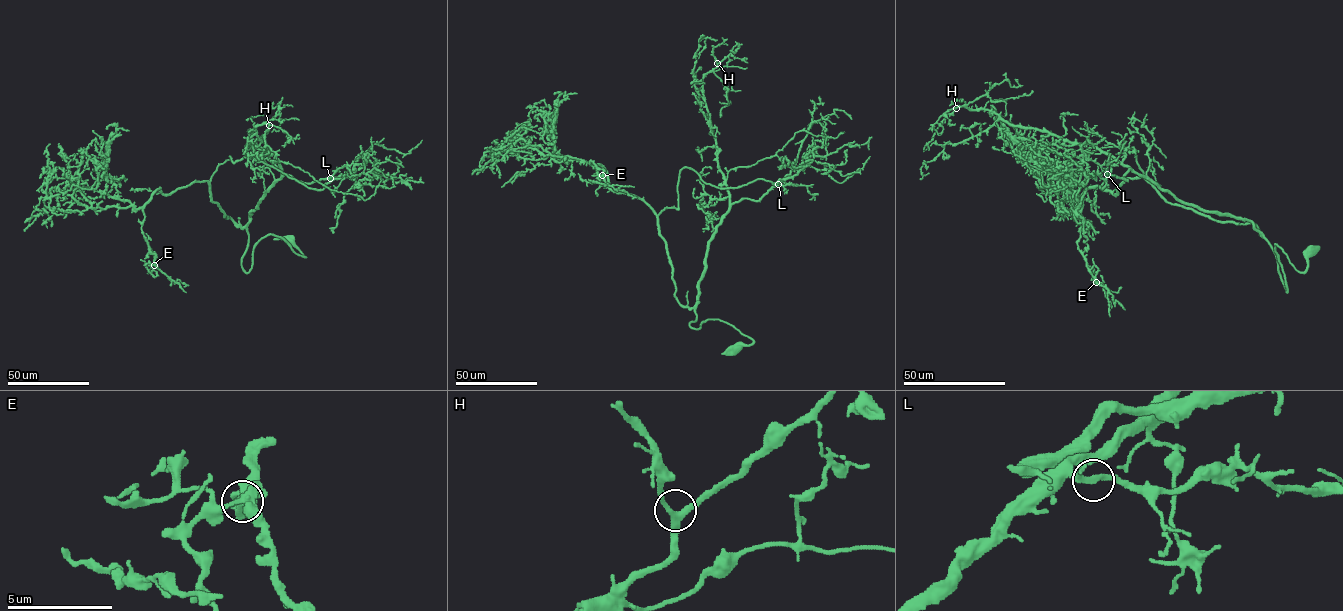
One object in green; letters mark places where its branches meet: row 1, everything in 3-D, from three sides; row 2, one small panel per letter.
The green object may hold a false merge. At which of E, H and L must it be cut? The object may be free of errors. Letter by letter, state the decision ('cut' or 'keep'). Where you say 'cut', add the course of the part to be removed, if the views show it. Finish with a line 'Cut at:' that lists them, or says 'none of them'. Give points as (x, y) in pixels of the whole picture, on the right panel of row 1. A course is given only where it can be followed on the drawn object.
E: keep
H: keep
L: keep
Cut at: none of them

